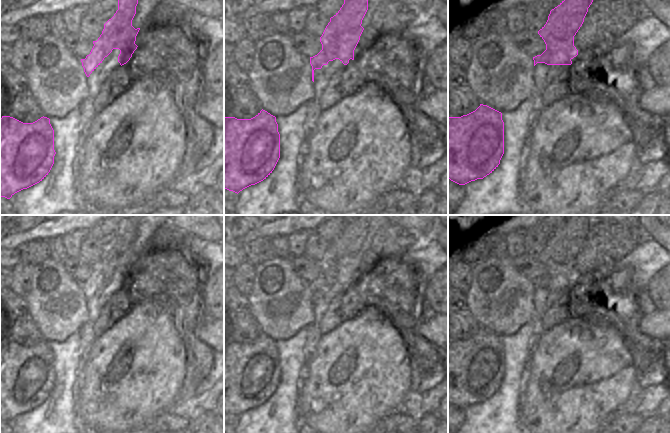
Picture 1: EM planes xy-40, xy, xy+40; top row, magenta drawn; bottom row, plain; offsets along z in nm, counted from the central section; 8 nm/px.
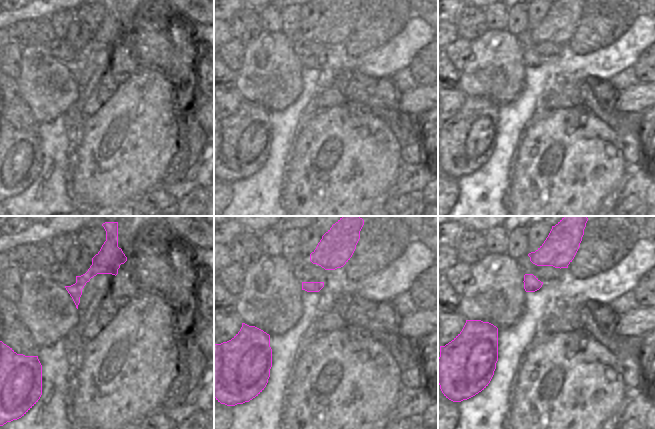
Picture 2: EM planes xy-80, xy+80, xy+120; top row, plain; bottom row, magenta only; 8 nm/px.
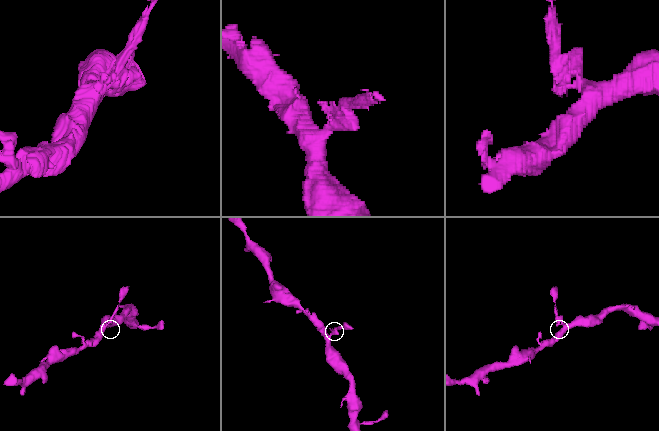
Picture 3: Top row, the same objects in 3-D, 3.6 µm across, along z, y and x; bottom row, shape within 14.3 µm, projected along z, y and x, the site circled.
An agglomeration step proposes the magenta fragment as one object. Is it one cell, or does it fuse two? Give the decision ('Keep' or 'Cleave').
Keep.

